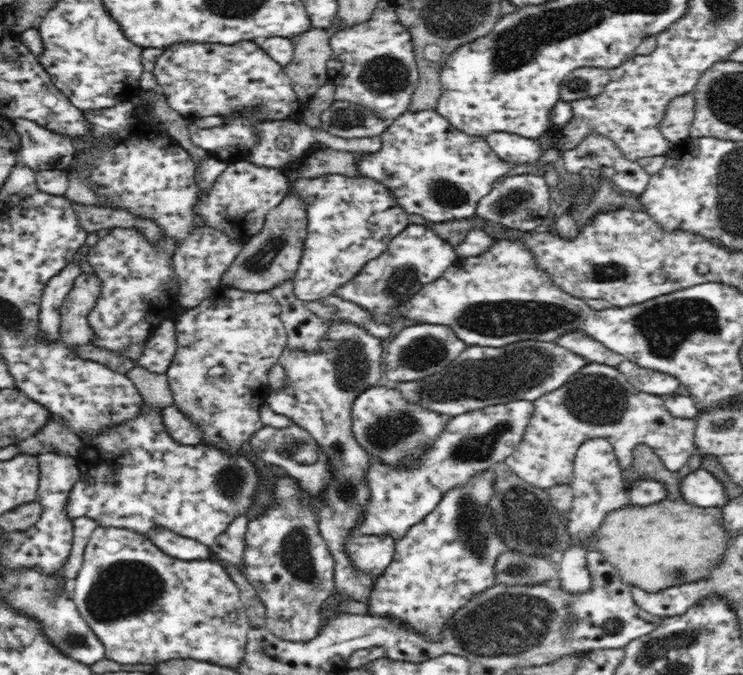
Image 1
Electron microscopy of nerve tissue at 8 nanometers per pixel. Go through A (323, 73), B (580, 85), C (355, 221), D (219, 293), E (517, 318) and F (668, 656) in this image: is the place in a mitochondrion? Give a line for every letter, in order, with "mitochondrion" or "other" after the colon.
A: other
B: mitochondrion
C: other
D: other
E: mitochondrion
F: mitochondrion

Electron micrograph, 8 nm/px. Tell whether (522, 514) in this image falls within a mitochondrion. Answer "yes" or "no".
yes

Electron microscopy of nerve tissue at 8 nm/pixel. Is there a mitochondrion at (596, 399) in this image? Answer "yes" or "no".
yes

